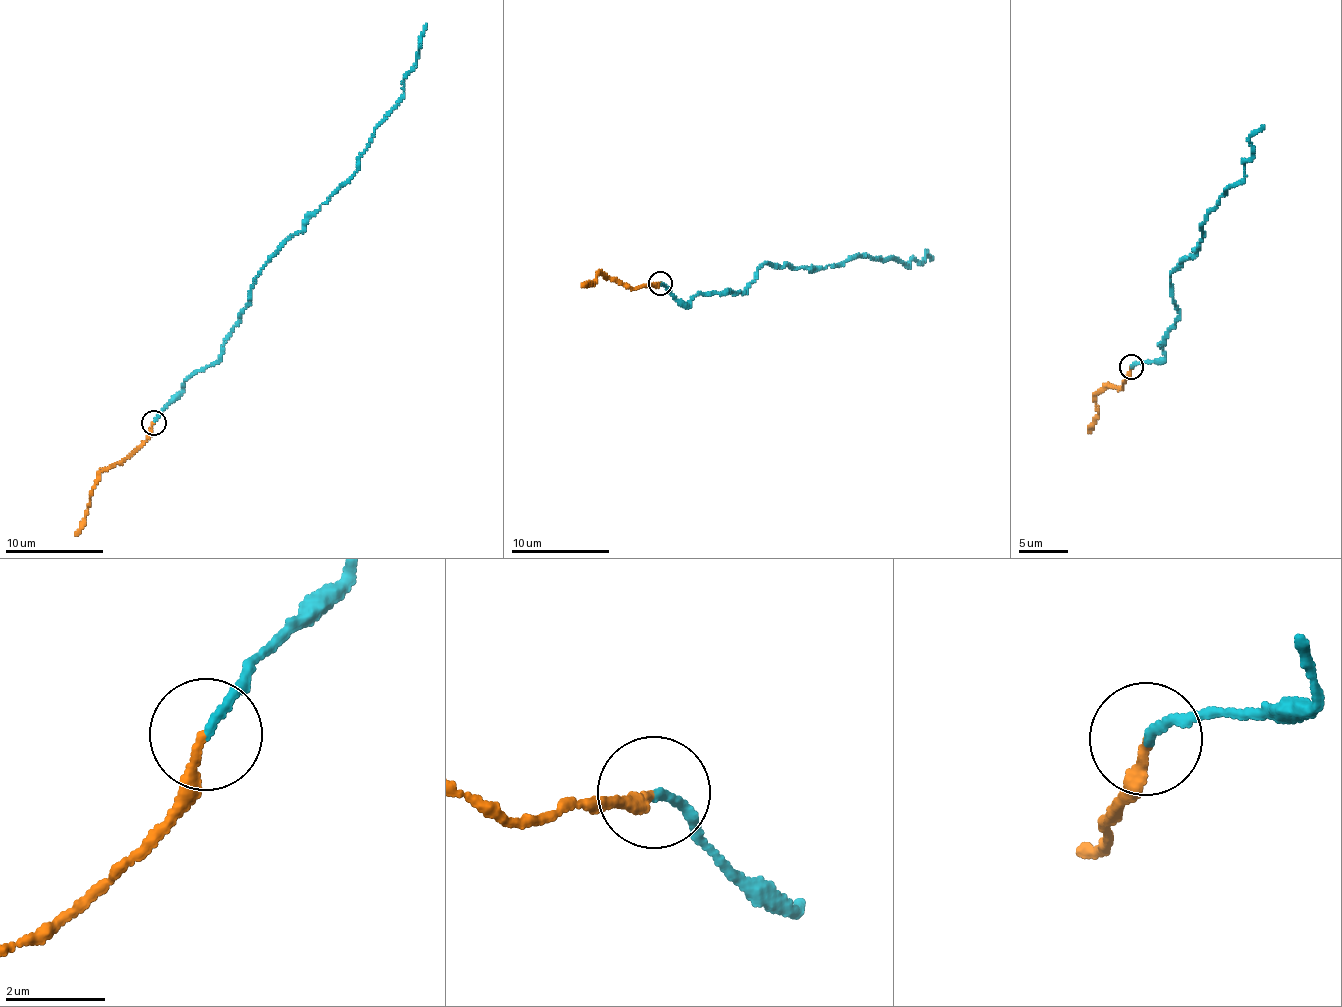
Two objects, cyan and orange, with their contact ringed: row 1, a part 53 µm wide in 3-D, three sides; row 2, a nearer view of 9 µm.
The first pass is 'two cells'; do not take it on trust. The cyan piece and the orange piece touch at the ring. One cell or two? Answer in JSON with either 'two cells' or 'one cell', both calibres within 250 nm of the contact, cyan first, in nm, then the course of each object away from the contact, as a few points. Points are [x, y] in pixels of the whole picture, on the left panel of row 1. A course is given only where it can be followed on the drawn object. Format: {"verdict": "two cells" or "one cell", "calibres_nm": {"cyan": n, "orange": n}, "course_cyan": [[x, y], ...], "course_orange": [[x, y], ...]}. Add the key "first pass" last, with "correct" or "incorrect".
{"verdict": "one cell", "calibres_nm": {"cyan": 180, "orange": 160}, "course_cyan": [[154, 423], [194, 373], [216, 361], [253, 278], [354, 172], [376, 125], [404, 92], [426, 23]], "course_orange": [[154, 423], [152, 432], [127, 456], [105, 467], [92, 489], [88, 513], [75, 535]], "first pass": "incorrect"}

